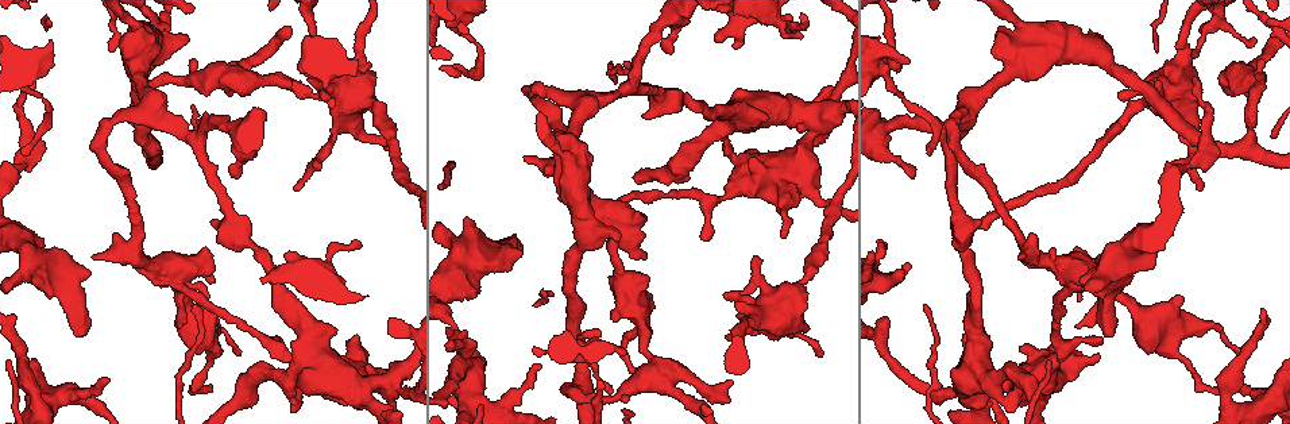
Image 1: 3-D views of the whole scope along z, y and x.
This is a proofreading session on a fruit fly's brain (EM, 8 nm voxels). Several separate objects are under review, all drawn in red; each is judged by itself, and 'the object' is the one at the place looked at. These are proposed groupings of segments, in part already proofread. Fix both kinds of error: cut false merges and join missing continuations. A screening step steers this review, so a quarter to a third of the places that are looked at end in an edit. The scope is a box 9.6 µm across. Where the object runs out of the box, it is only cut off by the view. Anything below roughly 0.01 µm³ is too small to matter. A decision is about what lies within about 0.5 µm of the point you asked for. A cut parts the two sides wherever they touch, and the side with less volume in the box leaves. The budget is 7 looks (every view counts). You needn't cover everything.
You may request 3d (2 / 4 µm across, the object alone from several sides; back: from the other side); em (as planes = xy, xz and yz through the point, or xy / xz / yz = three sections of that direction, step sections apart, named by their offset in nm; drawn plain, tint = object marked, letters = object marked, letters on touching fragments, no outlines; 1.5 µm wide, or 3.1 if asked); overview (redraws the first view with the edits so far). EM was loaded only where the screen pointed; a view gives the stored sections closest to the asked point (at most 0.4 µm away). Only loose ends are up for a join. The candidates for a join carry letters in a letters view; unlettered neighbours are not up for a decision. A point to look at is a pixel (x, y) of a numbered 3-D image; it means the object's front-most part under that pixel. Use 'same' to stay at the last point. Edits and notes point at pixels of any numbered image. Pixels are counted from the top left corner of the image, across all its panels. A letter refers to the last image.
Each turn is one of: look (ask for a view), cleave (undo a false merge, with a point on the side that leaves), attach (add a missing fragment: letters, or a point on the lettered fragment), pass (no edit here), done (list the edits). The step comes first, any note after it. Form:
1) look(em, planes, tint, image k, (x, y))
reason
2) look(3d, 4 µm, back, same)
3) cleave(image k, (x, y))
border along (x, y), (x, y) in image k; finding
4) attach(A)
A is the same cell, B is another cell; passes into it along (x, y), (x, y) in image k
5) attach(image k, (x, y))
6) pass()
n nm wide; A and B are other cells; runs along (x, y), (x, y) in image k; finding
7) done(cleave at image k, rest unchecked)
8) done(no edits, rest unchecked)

look(3d, 2 µm, back, image 1, (107, 379))
free end

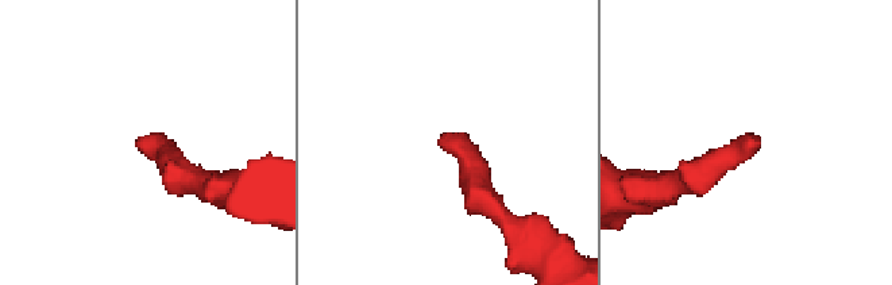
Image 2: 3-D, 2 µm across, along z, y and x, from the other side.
look(em, planes, plain, image 2, (139, 140))
now the EM

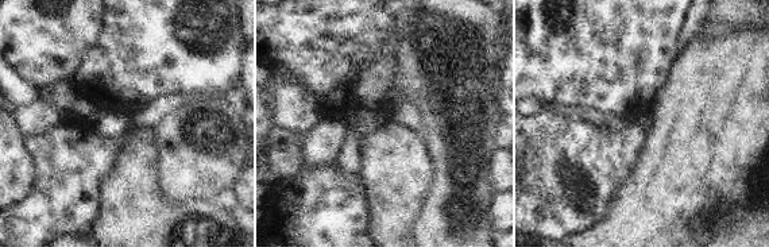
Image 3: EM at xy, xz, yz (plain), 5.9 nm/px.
look(em, planes, letters, same)

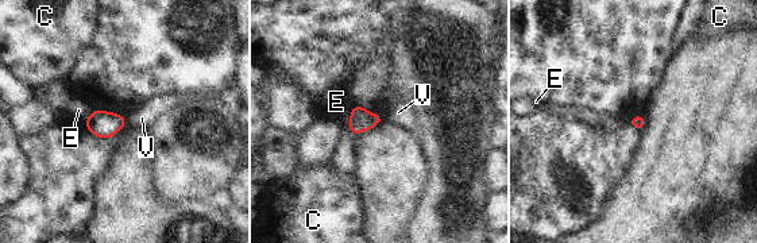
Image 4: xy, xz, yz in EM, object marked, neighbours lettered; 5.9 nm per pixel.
pass()
C, E and V are other cells; border along (124, 118), (126, 123) in image 4; none of them fits

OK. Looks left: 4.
look(3d, 2 µm, back, image 1, (1097, 355))
branch stops here

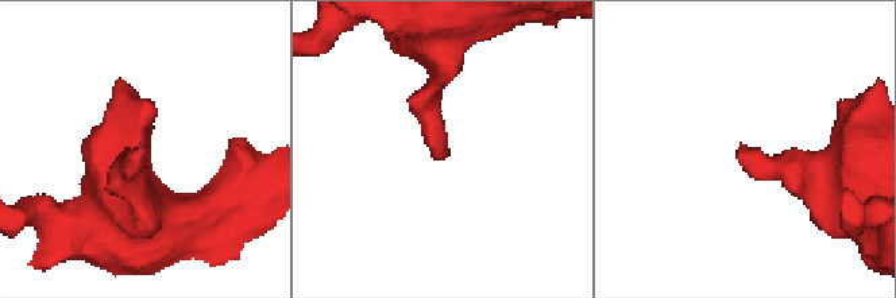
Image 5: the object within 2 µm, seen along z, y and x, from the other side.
look(em, planes, letters, image 5, (139, 145))

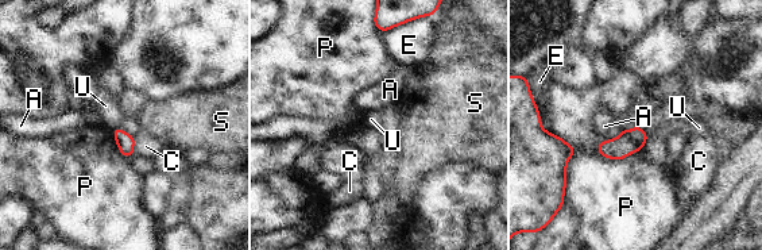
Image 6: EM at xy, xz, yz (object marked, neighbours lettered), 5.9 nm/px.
pass()
A, C, E, P, S and U are other cells; border along (639, 124), (625, 130) in image 6; no lettered fragment goes on from it

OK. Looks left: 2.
look(3d, 2 µm, back, image 1, (36, 283))

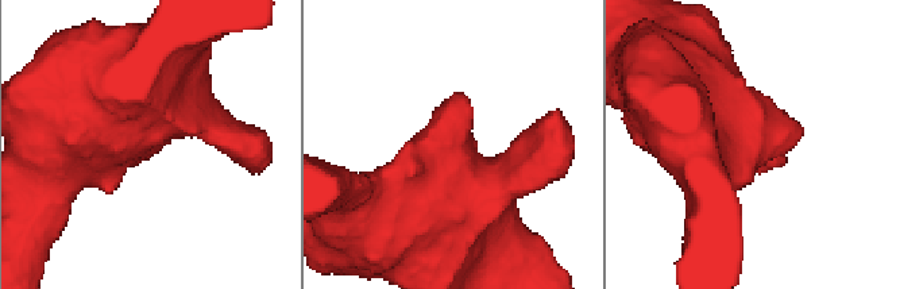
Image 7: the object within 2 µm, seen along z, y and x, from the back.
look(em, xz, step 4, letters, image 7, (154, 148))
now the EM

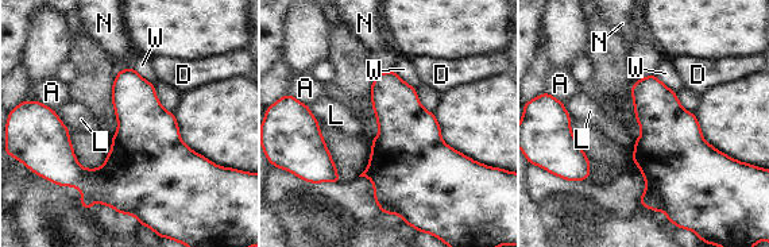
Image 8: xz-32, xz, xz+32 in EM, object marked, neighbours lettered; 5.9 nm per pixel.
pass()
A, D, L, N and W are other cells; border along (54, 111), (68, 128) in image 8; none of them fits

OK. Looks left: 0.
done(no edits, rest unchecked)

